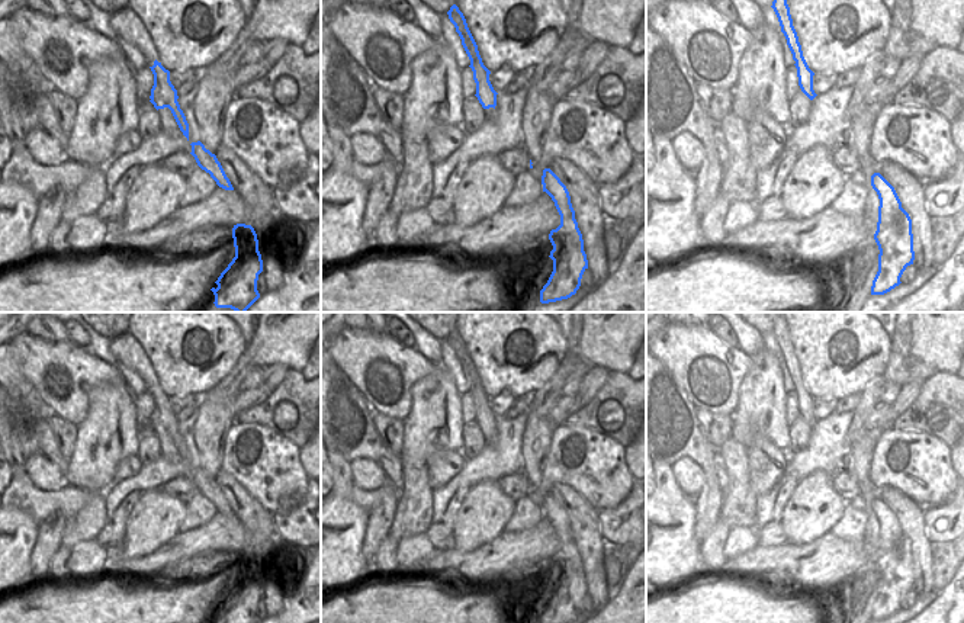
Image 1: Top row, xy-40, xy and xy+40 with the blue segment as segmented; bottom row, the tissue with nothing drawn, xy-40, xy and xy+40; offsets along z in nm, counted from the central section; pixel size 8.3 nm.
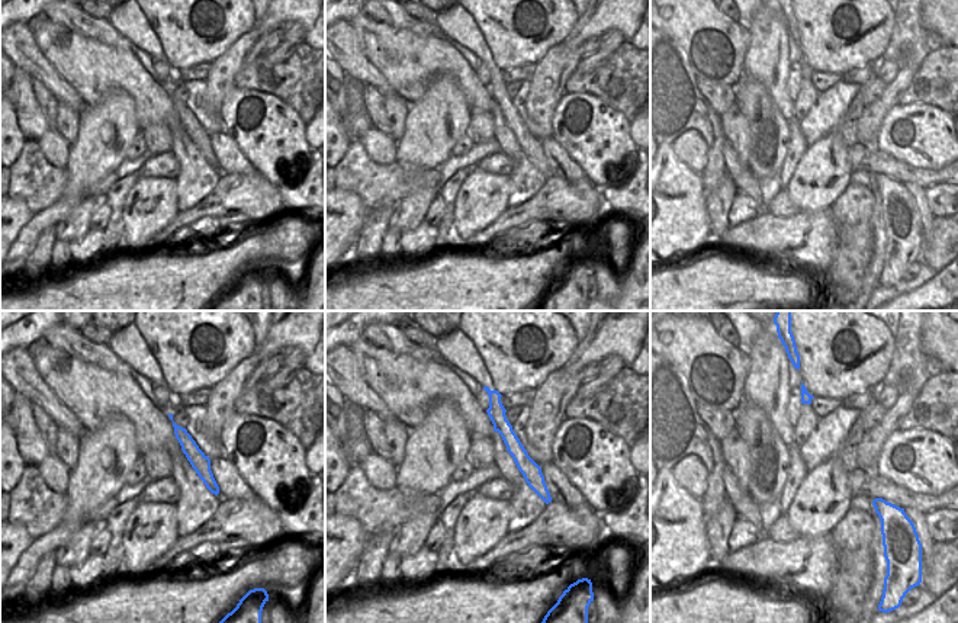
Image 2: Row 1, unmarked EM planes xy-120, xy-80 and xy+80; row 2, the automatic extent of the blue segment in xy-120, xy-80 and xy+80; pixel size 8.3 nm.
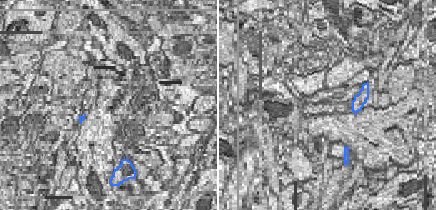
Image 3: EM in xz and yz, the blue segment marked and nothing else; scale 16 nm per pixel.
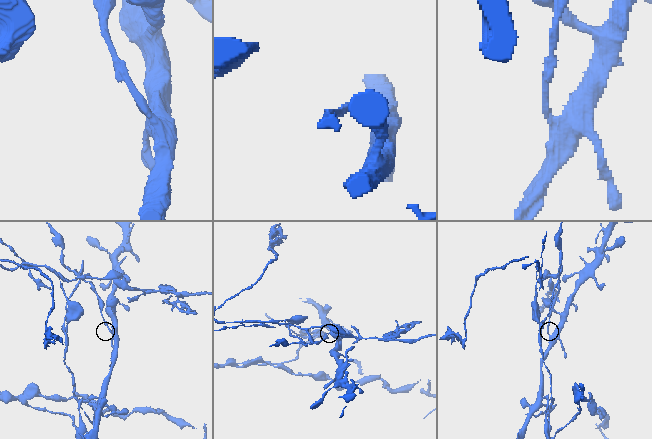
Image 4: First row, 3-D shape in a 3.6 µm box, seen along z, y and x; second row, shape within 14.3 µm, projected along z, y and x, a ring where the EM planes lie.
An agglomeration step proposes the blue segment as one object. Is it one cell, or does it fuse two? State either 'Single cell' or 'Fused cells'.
Fused cells

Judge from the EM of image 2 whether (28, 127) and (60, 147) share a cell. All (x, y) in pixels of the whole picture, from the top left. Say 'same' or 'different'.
different

